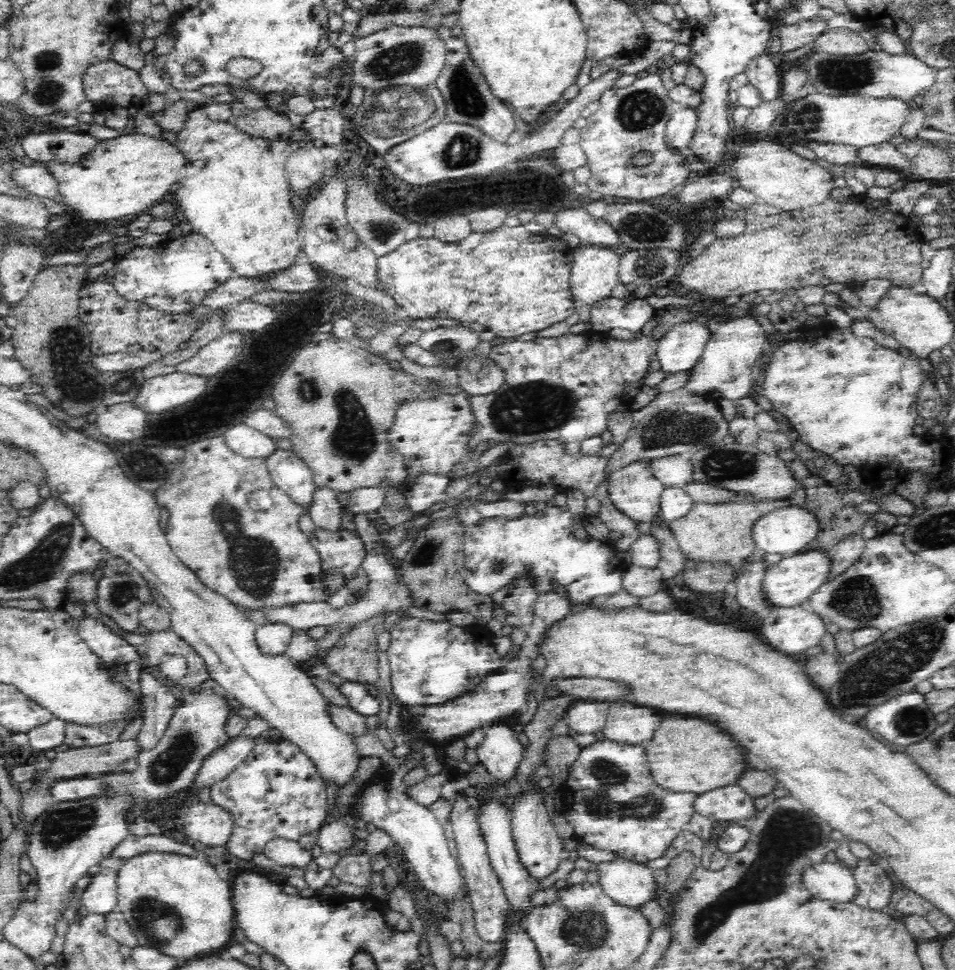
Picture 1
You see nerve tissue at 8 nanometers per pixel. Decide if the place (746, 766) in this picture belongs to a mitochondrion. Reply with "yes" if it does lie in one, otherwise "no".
no

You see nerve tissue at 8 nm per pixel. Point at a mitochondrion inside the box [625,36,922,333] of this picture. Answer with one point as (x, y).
(842, 74)

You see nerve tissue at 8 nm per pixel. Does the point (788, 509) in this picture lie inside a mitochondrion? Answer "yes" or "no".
no

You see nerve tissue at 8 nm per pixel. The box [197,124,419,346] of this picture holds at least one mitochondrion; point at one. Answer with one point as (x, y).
(379, 232)

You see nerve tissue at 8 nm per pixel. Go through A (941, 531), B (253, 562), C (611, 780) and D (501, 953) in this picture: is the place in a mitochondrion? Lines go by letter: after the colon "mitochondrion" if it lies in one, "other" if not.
A: mitochondrion
B: mitochondrion
C: mitochondrion
D: other

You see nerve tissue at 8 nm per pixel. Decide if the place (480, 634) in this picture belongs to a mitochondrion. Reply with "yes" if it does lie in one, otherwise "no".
no

